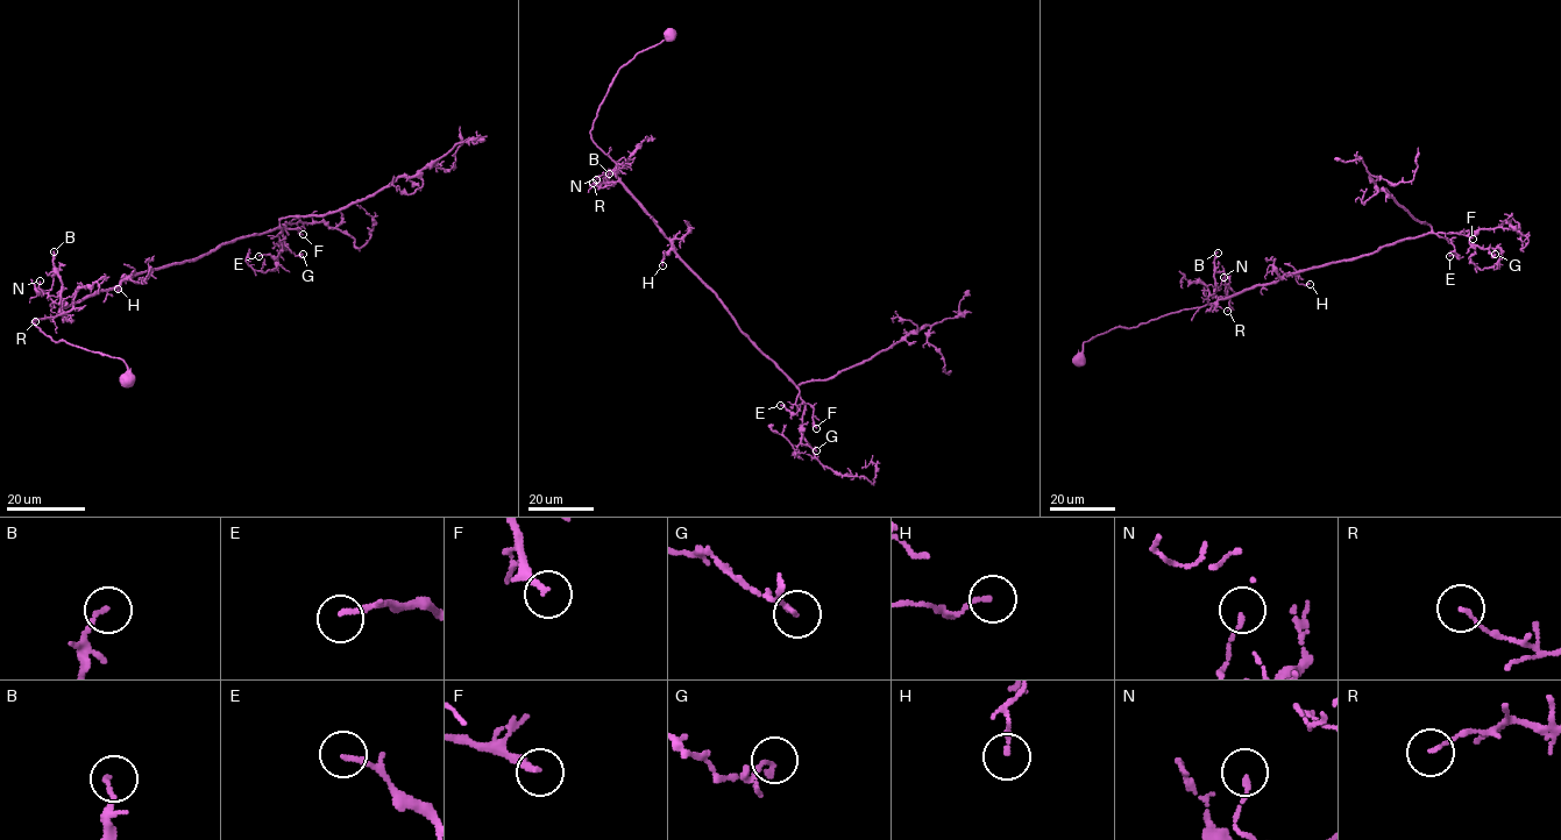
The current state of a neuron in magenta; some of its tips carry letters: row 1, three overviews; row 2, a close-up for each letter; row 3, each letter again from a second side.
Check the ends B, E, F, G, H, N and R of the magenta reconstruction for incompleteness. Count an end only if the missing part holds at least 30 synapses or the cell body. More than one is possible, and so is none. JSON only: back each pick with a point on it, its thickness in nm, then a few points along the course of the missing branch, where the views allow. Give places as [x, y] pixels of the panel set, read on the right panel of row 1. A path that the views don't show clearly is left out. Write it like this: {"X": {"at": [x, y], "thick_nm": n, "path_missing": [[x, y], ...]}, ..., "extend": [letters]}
{"F": {"at": [1473, 239], "thick_nm": 220, "path_missing": [[1473, 239], [1498, 249], [1519, 239]]}, "extend": ["F"]}

